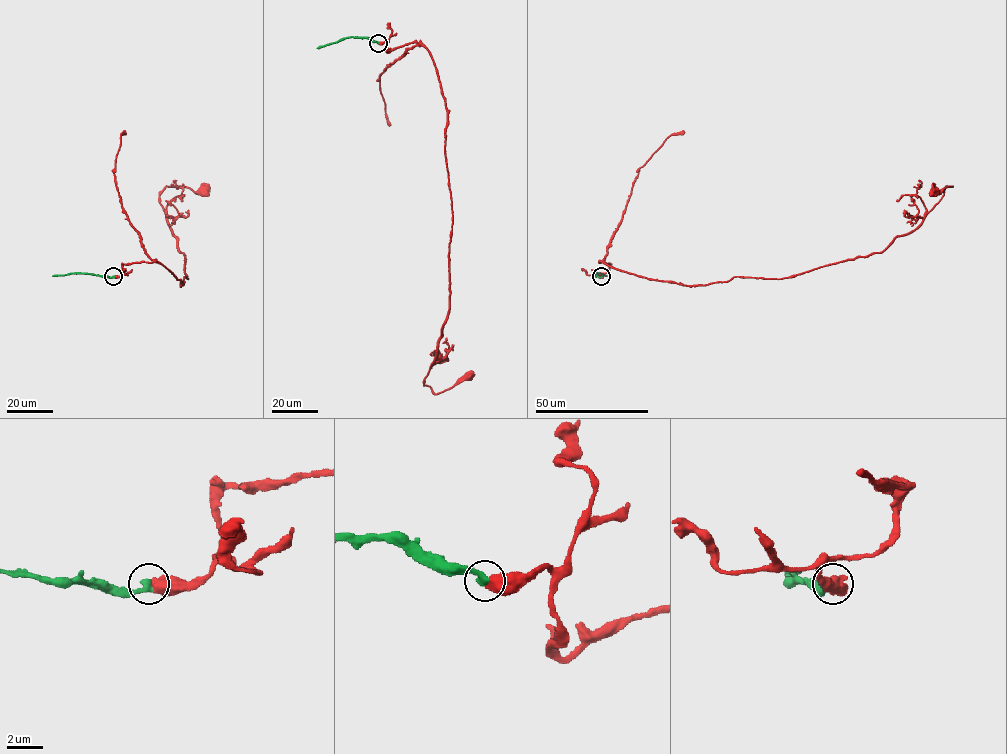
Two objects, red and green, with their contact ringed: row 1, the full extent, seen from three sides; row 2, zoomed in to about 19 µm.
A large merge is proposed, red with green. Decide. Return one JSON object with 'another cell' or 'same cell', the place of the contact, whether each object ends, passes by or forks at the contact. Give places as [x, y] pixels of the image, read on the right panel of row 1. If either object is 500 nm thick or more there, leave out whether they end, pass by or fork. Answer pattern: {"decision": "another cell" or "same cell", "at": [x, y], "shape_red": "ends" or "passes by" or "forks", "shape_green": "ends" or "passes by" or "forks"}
{"decision": "same cell", "at": [601, 276]}

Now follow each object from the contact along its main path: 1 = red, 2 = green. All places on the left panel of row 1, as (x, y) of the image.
1: (114, 276), (124, 264), (158, 262), (181, 286), (187, 279), (185, 257), (160, 192), (166, 186), (204, 192)
2: (113, 276), (77, 273), (52, 276)

